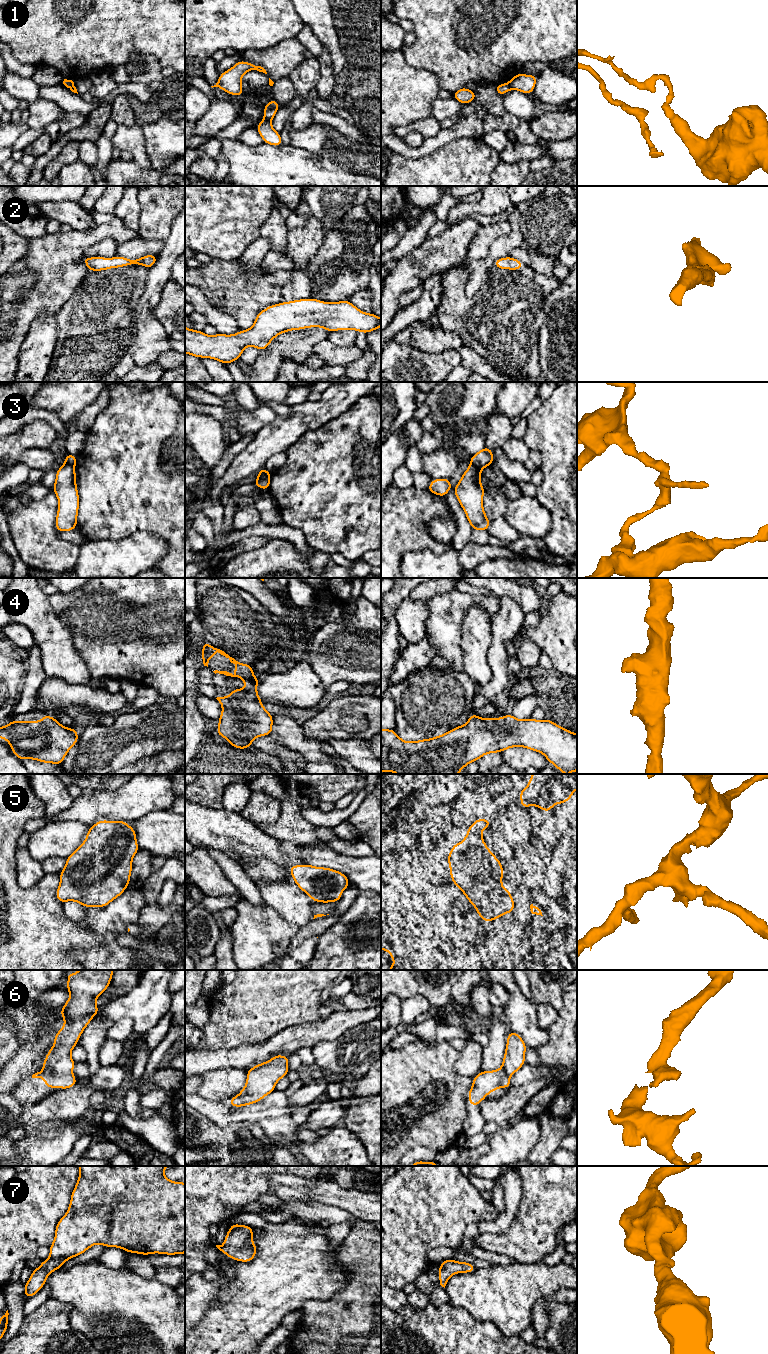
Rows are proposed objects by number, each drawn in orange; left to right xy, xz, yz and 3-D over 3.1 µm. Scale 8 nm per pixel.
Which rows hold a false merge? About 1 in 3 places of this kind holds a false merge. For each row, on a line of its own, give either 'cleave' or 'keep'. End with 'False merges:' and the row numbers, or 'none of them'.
1: cleave
2: keep
3: cleave
4: keep
5: keep
6: keep
7: keep
False merges: 1, 3

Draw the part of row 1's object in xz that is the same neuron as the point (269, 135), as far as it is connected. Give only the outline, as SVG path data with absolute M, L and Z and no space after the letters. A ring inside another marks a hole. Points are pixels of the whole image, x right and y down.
M263 119L257 126L256 129L260 136L262 137L264 143L273 146L281 146L283 144L281 140L281 135L275 131L272 127L271 121Z

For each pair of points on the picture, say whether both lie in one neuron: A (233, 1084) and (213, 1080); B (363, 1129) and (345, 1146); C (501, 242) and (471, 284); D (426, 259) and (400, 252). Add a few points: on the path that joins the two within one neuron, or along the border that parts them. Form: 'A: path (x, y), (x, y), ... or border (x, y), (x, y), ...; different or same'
A: path (228, 1082), (218, 1082); same
B: border (343, 1125), (362, 1143), (367, 1155); different
C: path (495, 252), (478, 271), (478, 274); same
D: border (425, 240), (399, 259); different

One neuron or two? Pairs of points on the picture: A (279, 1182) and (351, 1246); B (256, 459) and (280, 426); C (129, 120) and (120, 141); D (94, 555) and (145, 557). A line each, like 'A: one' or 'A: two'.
A: two
B: one
C: two
D: one

